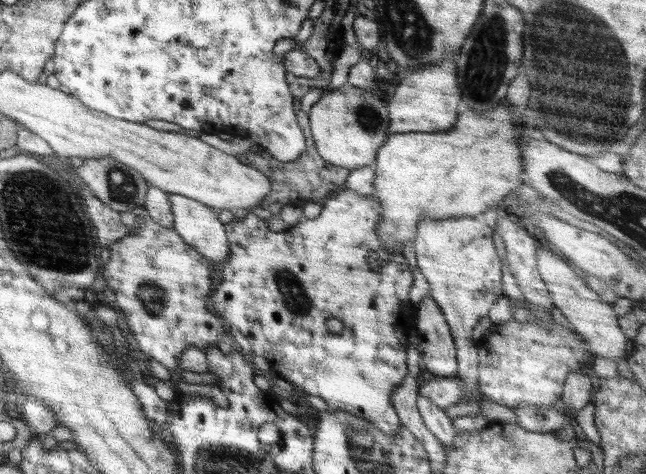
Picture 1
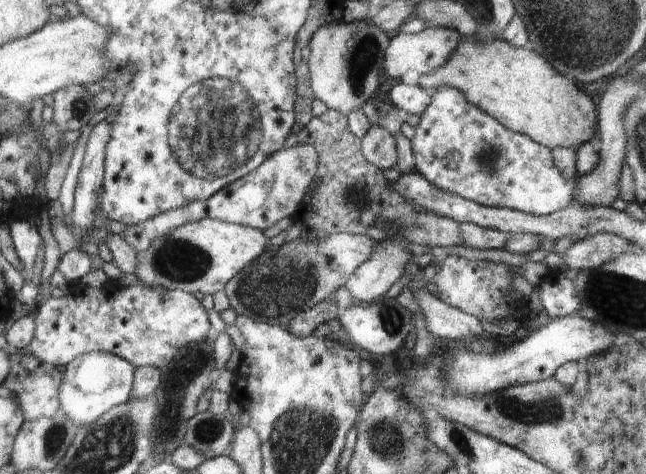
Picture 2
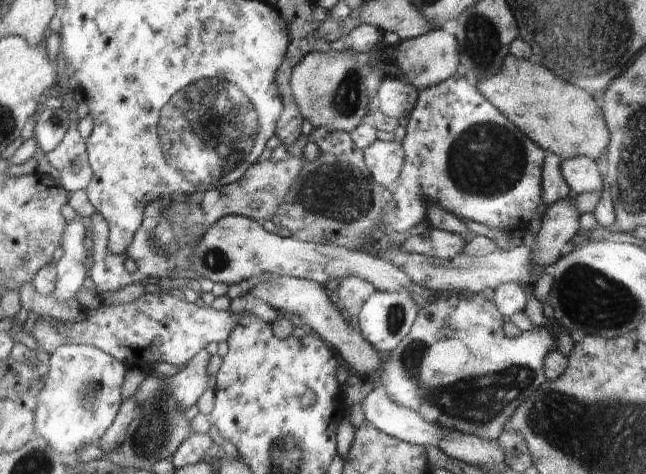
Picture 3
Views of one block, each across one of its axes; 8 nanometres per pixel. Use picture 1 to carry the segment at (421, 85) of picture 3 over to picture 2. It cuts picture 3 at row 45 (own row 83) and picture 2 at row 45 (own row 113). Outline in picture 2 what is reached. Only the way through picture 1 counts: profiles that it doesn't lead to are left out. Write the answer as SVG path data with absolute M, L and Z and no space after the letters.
M429 25L423 31L416 34L398 33L391 37L390 44L386 49L383 72L388 76L401 76L409 70L416 70L421 75L430 74L430 72L434 72L436 68L440 68L448 62L448 58L459 46L461 37L454 28Z

